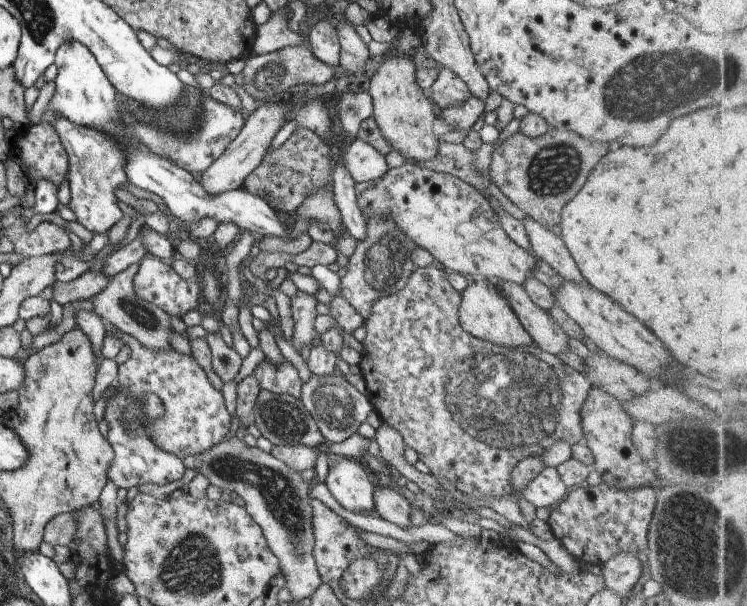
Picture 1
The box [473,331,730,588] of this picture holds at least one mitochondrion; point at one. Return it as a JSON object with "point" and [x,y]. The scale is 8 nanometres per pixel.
{"point":[691,454]}

